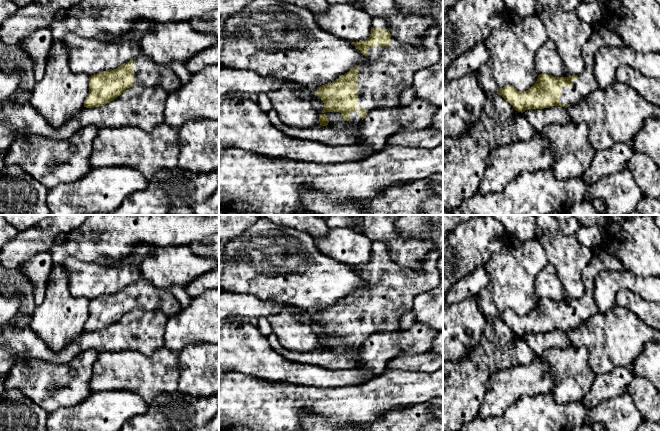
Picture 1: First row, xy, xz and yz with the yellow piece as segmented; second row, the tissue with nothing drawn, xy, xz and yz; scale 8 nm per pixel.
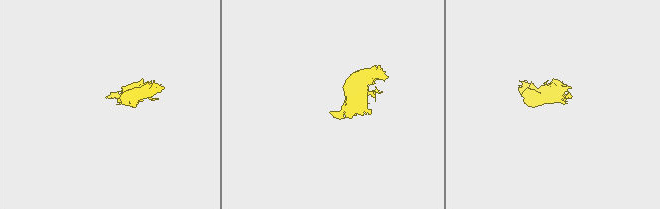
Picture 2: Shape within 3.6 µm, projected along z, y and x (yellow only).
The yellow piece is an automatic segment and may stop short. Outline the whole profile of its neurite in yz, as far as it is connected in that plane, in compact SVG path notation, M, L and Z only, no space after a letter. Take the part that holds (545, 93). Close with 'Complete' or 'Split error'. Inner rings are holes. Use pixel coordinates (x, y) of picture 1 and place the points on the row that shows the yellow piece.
M603 25L594 28L591 37L582 46L584 71L575 76L556 78L549 74L539 74L536 83L526 91L518 91L512 85L500 88L501 95L513 108L523 113L528 109L544 109L553 106L567 108L579 103L598 89L594 76L594 55L601 47L624 46L619 36Z. Split error

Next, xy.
M142 54L116 69L91 75L84 107L94 108L107 104L134 84L161 87L168 93L175 92L182 86L171 68L157 64Z. Split error

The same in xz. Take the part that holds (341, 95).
M396 0L396 4L401 12L406 14L412 14L416 16L430 16L433 20L433 24L431 27L425 32L425 34L421 37L422 47L418 48L411 44L406 44L403 42L398 41L391 37L391 34L388 30L387 20L384 17L375 17L372 18L372 27L371 27L371 34L370 37L362 42L352 42L356 49L358 49L364 56L367 57L365 63L356 65L353 67L349 72L345 73L344 75L340 76L338 79L333 81L332 83L325 84L322 86L317 87L316 96L324 102L324 112L339 112L343 115L344 121L349 121L352 126L359 125L364 117L373 109L383 109L383 108L395 108L400 105L400 94L404 89L407 89L413 86L413 77L414 74L422 68L426 68L429 66L434 65L441 57L441 47L439 46L438 42L440 40L440 35L443 32L443 0Z. Split error

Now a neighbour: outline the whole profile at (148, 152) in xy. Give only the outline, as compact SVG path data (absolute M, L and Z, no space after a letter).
M162 123L151 132L135 126L99 130L90 156L92 169L131 167L150 180L161 169L176 168L179 130Z

